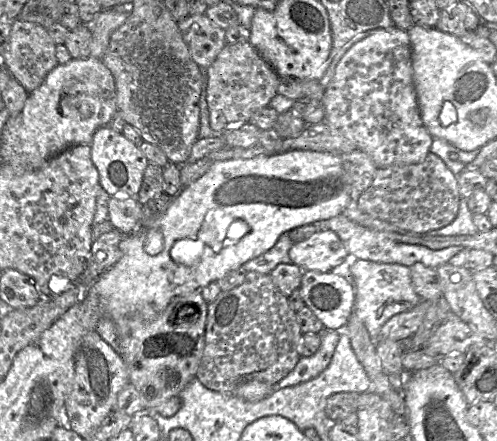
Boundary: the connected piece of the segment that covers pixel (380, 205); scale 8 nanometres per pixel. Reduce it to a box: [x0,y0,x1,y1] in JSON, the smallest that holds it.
[356,152,460,234]

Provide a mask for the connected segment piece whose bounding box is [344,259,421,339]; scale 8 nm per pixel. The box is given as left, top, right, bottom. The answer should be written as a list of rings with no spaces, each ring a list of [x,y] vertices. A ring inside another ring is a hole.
[[[350,259],[344,270],[355,289],[354,315],[363,322],[370,337],[370,332],[378,333],[378,339],[381,327],[391,317],[412,309],[421,301],[413,288],[408,266]]]

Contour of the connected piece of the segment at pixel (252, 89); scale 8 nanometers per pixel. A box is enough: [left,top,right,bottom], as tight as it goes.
[206,42,280,136]

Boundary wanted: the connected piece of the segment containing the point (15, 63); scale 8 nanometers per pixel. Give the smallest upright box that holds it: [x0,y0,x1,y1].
[1,19,57,93]

